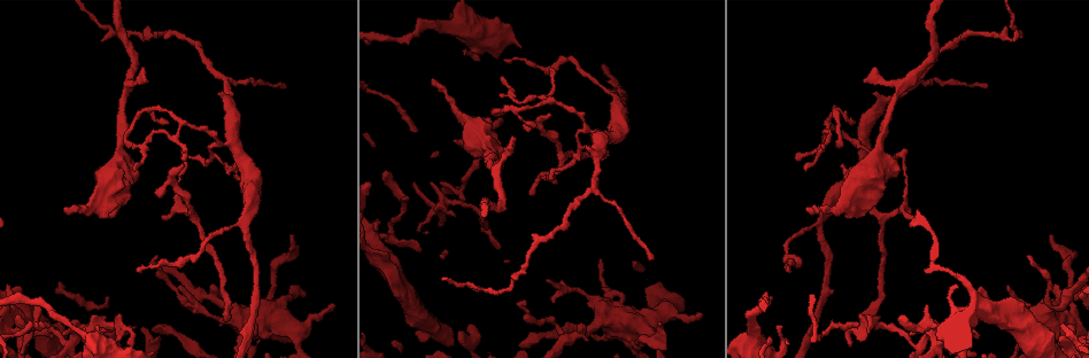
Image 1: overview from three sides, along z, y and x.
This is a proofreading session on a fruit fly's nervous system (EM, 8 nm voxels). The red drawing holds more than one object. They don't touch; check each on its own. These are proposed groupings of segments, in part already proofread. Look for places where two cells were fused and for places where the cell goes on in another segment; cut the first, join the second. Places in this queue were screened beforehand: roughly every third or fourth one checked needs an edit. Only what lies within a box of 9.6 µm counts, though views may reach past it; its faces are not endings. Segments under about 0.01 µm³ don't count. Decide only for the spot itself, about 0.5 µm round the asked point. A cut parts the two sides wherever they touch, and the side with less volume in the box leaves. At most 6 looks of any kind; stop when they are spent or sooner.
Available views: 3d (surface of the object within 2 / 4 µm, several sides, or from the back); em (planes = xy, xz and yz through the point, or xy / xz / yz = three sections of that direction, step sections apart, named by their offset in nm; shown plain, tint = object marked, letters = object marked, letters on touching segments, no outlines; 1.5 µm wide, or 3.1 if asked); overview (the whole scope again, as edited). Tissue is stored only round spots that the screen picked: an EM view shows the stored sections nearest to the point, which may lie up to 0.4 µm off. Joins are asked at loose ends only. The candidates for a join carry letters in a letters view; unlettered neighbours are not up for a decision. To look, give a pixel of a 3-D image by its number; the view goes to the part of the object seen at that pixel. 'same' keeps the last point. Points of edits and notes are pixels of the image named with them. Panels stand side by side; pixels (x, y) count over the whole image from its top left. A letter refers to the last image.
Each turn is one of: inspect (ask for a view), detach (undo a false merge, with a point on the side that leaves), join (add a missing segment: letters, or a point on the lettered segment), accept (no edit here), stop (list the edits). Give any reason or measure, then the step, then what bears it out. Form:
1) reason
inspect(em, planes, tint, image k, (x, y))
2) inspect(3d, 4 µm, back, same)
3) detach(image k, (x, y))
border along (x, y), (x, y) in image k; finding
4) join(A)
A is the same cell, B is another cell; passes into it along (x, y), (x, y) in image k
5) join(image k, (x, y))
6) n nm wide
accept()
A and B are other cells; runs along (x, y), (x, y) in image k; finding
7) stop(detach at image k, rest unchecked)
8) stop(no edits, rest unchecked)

an open end
inspect(3d, 4 µm, image 1, (662, 326))

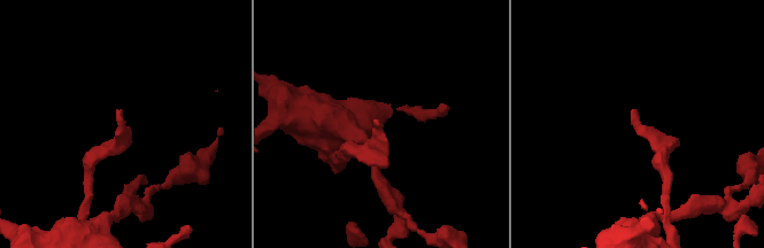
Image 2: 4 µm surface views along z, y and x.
inspect(em, xy, step 4, plain, image 2, (634, 109))

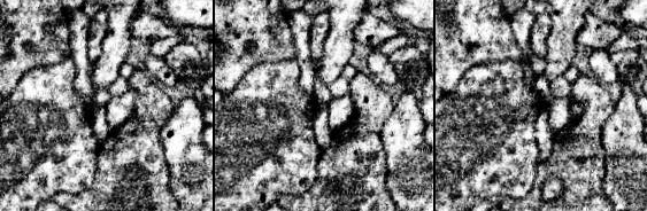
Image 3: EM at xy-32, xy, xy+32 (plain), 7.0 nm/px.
inspect(em, xy, step 4, letters, same)

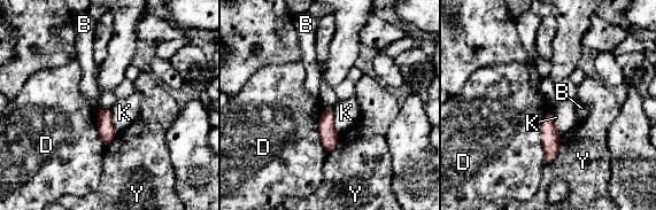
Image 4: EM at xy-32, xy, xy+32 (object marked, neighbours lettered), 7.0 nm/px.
D touches over 400 nm
accept()
B, D, K and Y are other cells; border along (332, 108), (332, 125), (339, 134) in image 4; no lettered segment goes on from it

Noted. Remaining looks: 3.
thin end
inspect(em, yz, step 4, letters, image 1, (534, 125))

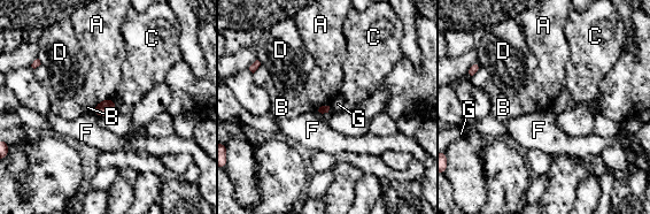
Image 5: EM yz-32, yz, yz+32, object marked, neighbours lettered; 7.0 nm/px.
accept()
A, B, C, D, F and G are other cells; border along (113, 98), (101, 100), (94, 107) in image 5; no lettered segment goes on from it

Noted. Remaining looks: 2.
branch stops here
inspect(em, xy, step 4, letters, image 1, (65, 211))

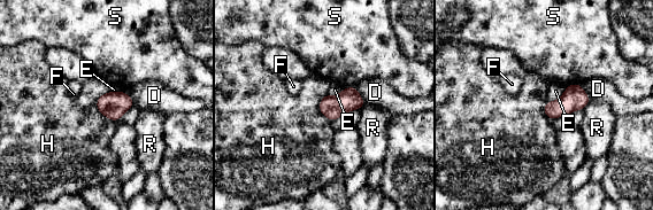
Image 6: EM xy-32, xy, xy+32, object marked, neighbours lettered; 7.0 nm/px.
accept()
D, E, F, H, R and S are other cells; border along (101, 94), (97, 108), (117, 121) in image 6; no lettered segment goes on from it

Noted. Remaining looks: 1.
stop(no edits, rest unchecked)

